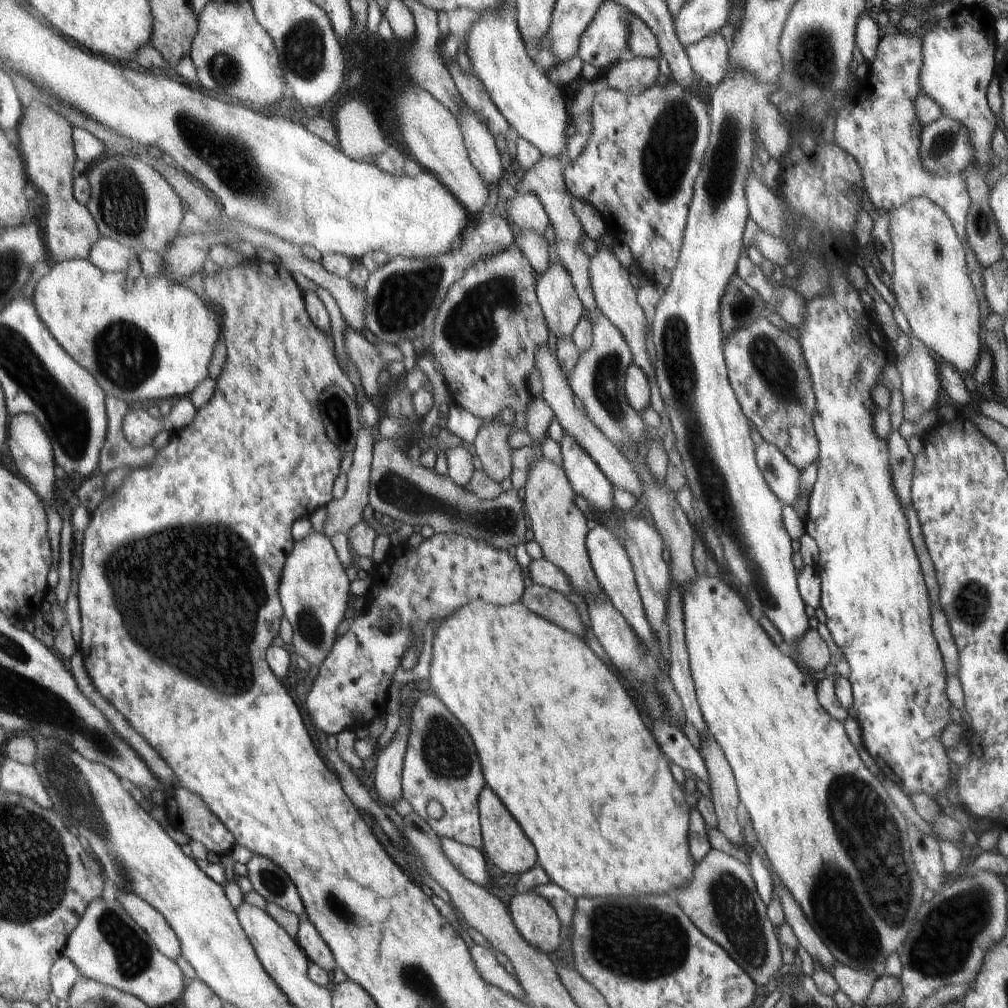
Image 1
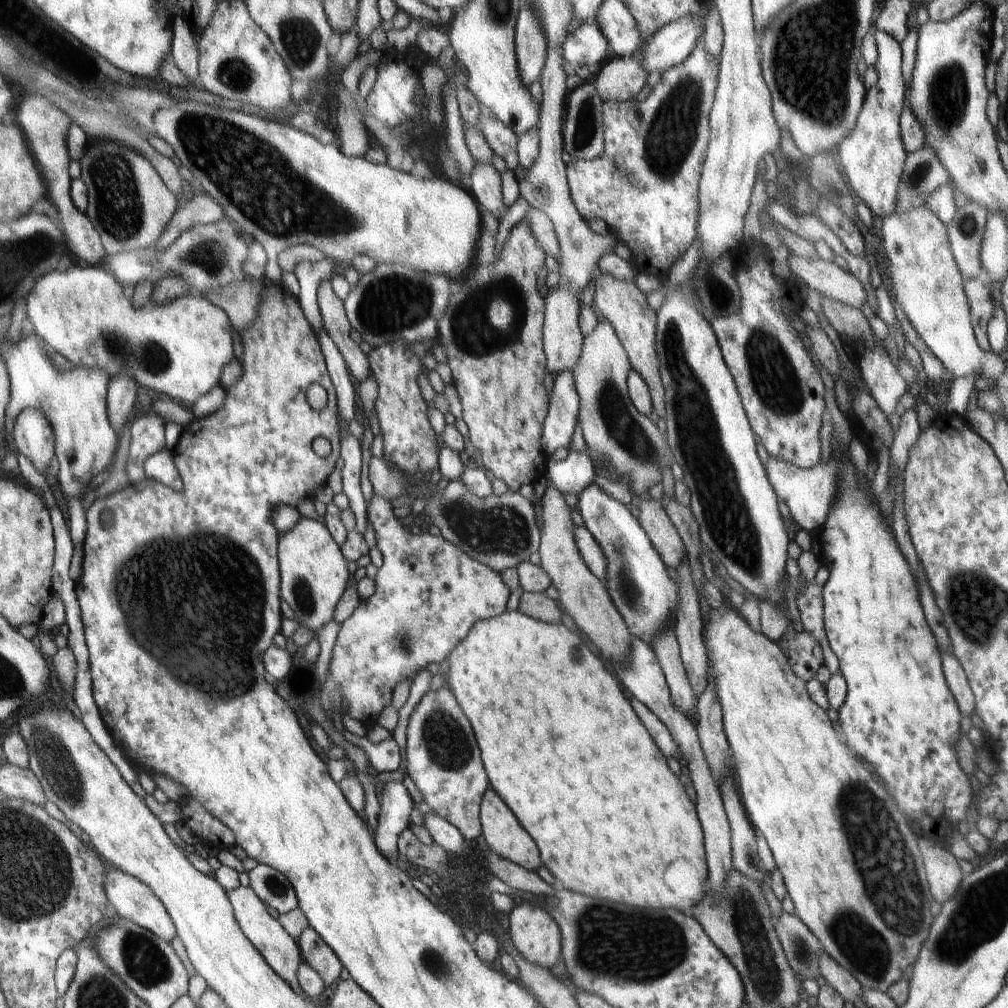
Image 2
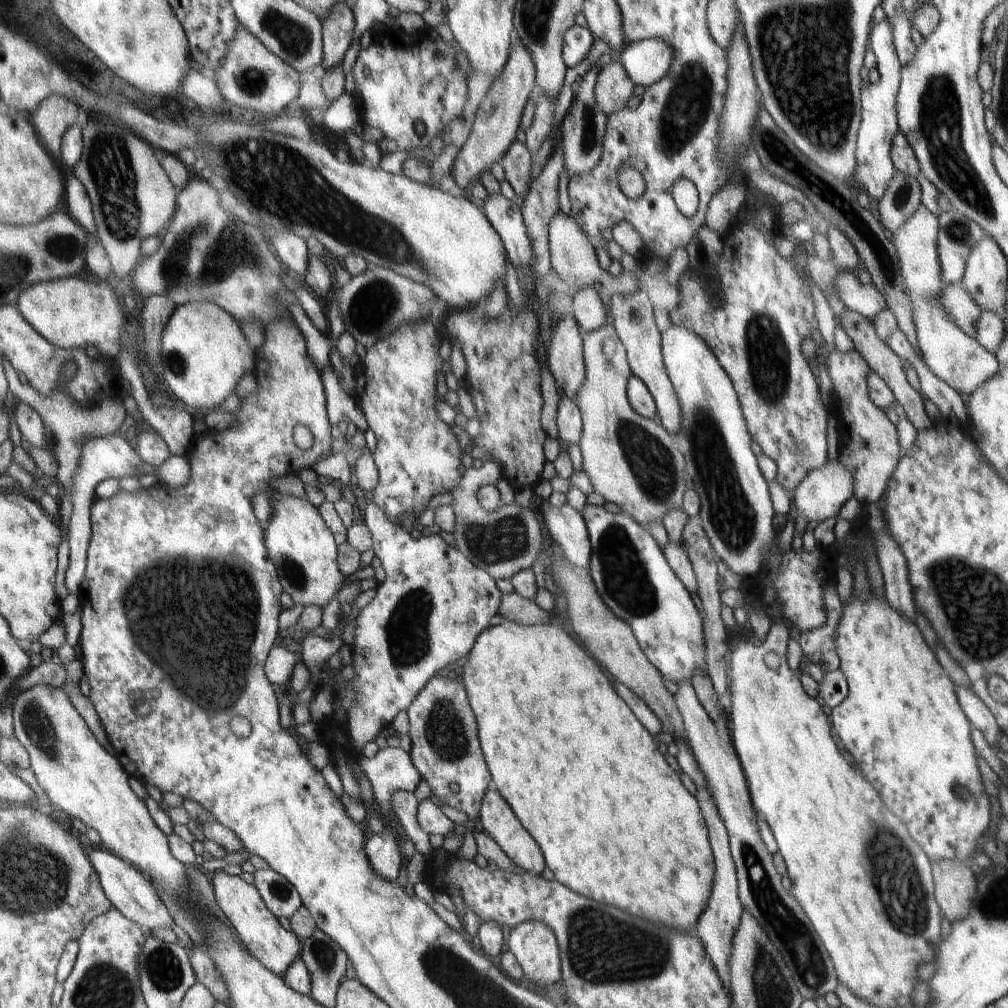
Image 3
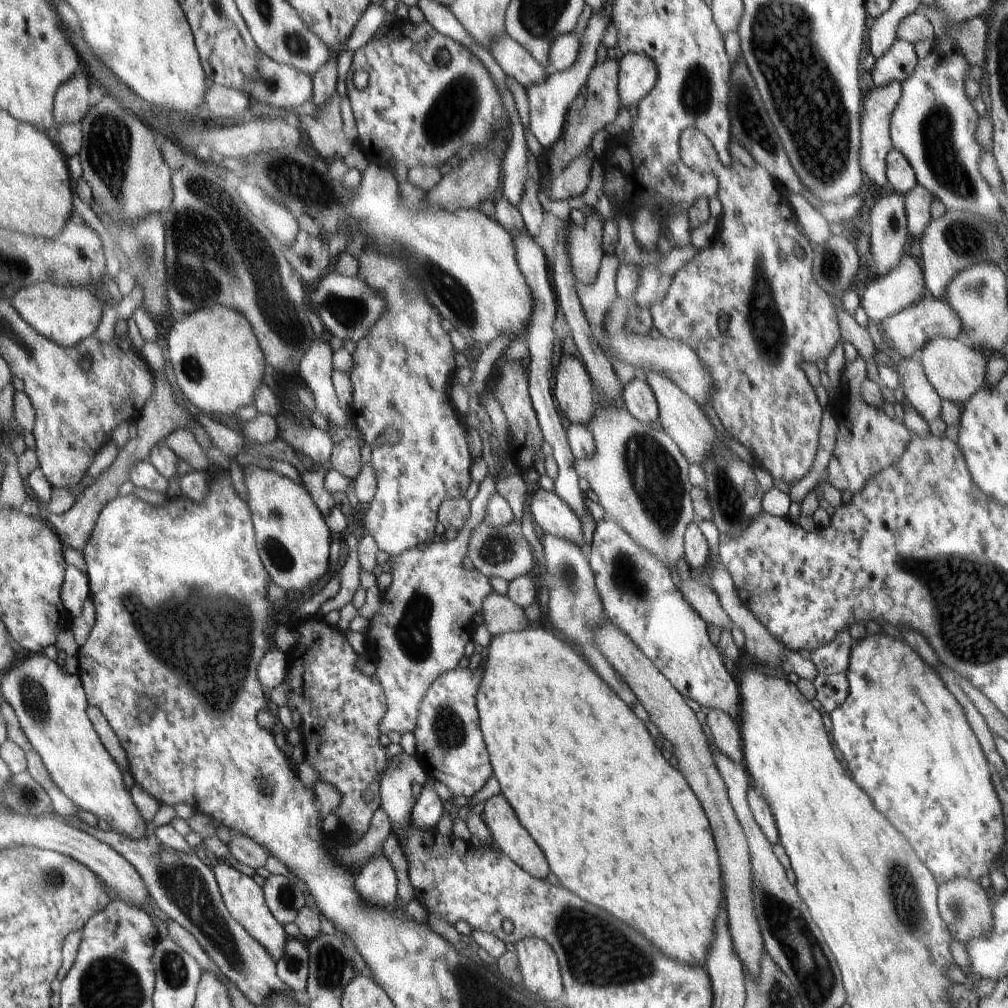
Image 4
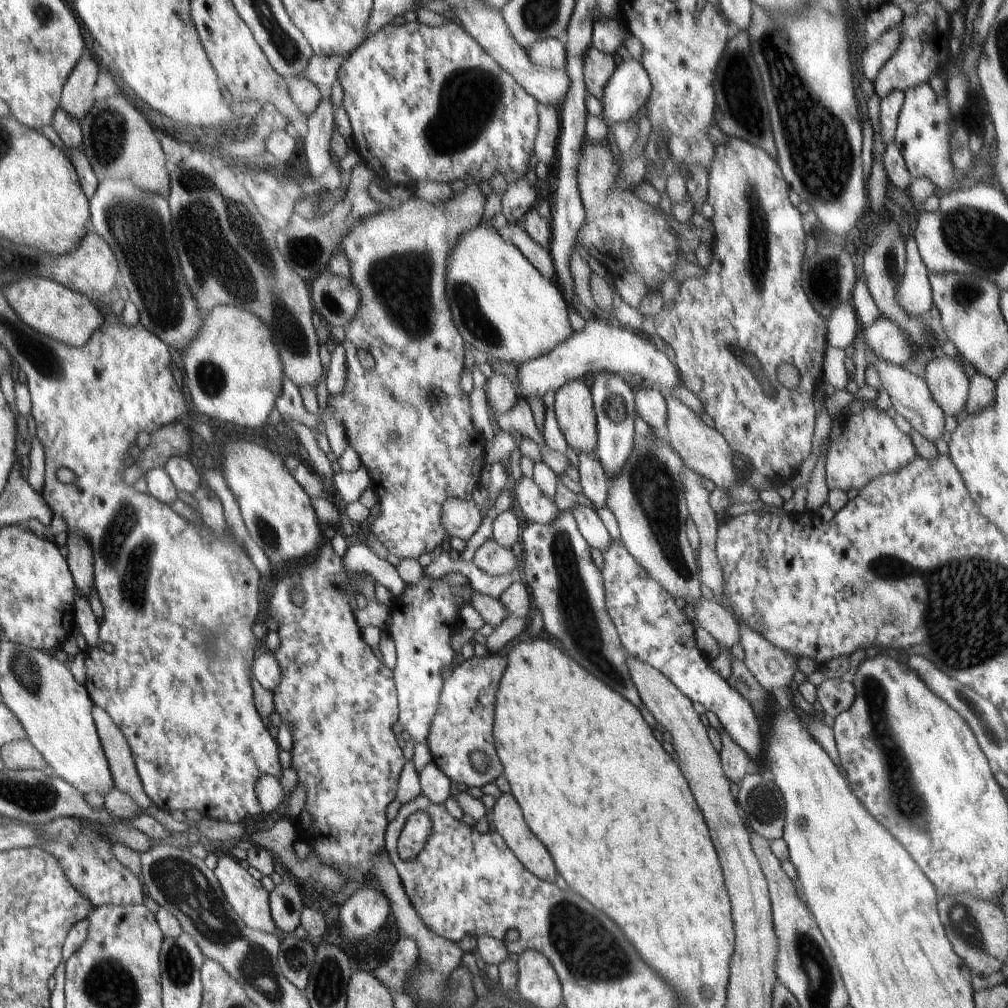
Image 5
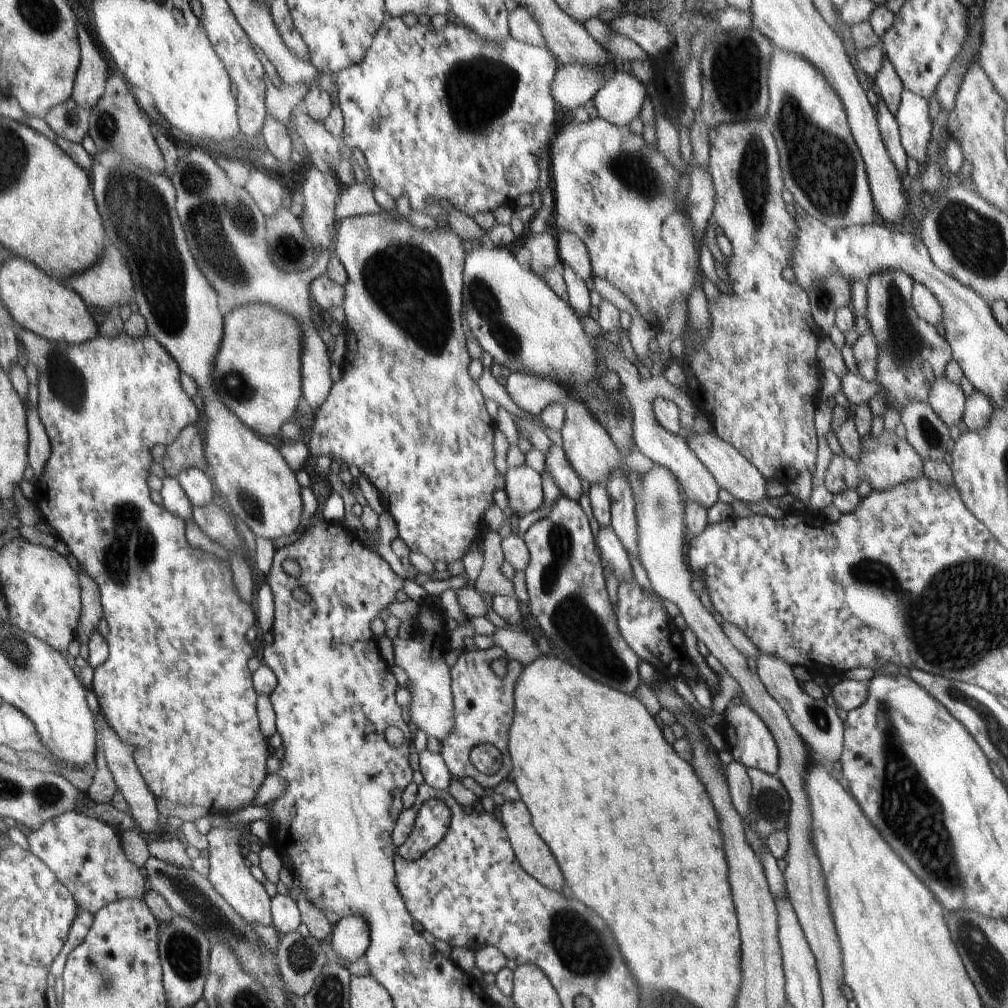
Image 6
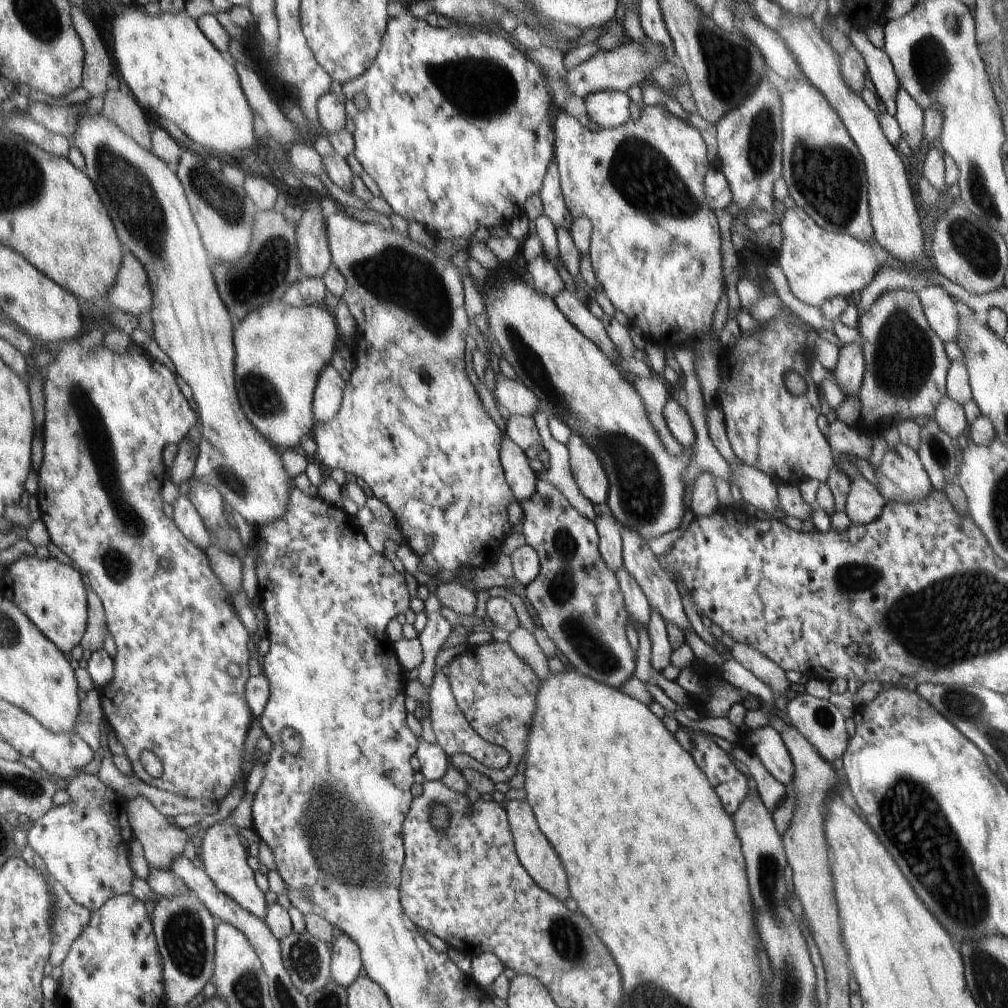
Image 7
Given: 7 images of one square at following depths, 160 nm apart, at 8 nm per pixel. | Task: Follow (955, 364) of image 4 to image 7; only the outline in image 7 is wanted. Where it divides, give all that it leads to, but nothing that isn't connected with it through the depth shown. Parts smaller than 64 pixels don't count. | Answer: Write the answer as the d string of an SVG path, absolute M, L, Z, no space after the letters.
M946 395L937 405L932 418L951 439L958 438L960 434L966 434L968 422L964 415L964 407L954 402Z

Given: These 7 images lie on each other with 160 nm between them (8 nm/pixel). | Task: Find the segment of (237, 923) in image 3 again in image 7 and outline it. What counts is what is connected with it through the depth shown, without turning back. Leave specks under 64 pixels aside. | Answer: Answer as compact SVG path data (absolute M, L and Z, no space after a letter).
M242 799L227 819L216 822L210 827L201 842L201 861L206 874L214 881L214 884L224 893L233 898L244 910L258 918L264 918L267 913L265 894L258 888L255 881L255 872L246 863L248 856L246 848L240 842L240 828L250 828L251 804Z

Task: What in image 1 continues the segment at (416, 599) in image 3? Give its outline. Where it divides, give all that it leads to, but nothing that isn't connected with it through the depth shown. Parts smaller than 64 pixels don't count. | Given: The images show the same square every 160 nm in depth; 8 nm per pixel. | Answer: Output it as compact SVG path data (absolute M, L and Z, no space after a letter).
M434 533L430 538L424 539L417 548L408 547L404 543L392 547L390 555L383 563L378 565L378 568L374 571L373 579L374 581L370 584L370 589L368 590L368 594L366 596L367 604L365 610L362 612L362 615L356 615L347 625L344 626L343 631L334 641L327 657L321 662L318 669L318 676L316 677L308 696L306 696L306 706L308 714L310 714L310 718L312 718L312 722L314 722L314 724L327 735L337 735L344 729L366 727L370 724L370 721L373 718L376 718L378 715L384 715L384 712L388 710L387 696L392 677L397 671L397 668L401 666L400 661L403 654L411 647L415 647L415 639L418 638L418 636L423 636L422 631L426 628L426 626L428 626L428 622L434 622L434 624L436 624L436 632L436 628L438 628L444 619L448 619L451 614L454 614L455 610L458 610L467 603L471 603L475 600L481 600L486 604L493 604L496 606L516 604L521 600L525 589L524 578L522 578L522 569L518 565L516 559L513 560L510 558L507 551L504 552L502 550L498 550L497 548L491 547L486 543L475 541L468 536L465 537L456 533Z

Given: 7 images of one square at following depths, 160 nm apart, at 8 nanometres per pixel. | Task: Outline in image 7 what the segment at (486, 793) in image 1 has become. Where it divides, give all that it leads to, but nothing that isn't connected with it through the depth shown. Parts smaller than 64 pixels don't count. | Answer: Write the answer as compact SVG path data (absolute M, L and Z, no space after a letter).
M526 800L508 801L505 811L507 812L509 827L511 828L520 864L522 864L538 886L541 886L546 892L549 892L564 903L571 896L566 871L562 866L562 862L560 862L560 858L556 856L554 847L542 834L529 802Z

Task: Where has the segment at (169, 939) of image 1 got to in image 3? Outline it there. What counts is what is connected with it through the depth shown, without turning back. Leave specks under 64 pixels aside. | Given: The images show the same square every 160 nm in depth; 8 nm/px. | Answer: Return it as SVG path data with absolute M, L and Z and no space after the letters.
M88 848L86 850L88 860L99 877L99 882L105 896L110 900L113 907L116 908L124 917L131 922L138 924L145 933L150 933L154 928L172 928L174 920L170 916L170 912L166 911L164 902L160 900L157 894L157 887L145 877L142 872L136 870L134 866L124 862L122 858L114 856L108 850L96 850L96 848Z

